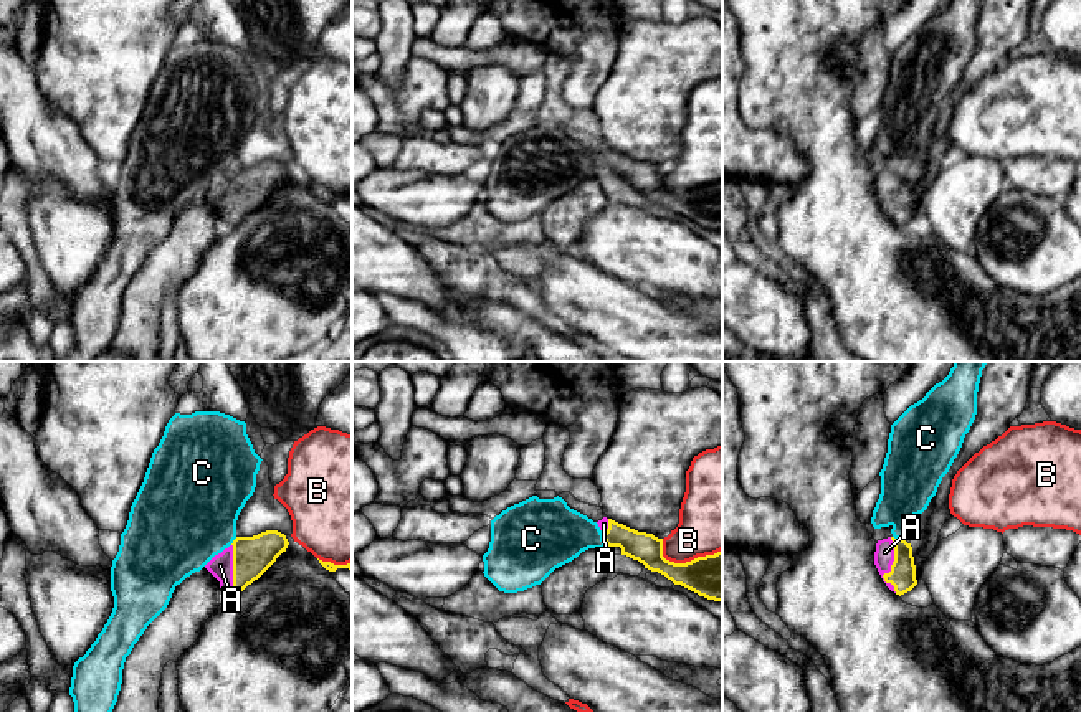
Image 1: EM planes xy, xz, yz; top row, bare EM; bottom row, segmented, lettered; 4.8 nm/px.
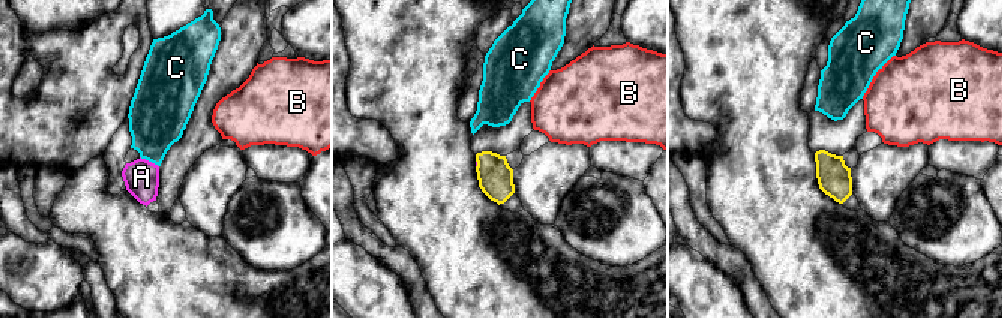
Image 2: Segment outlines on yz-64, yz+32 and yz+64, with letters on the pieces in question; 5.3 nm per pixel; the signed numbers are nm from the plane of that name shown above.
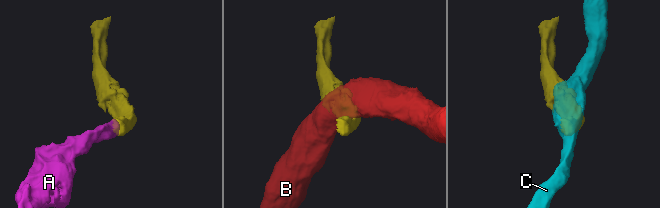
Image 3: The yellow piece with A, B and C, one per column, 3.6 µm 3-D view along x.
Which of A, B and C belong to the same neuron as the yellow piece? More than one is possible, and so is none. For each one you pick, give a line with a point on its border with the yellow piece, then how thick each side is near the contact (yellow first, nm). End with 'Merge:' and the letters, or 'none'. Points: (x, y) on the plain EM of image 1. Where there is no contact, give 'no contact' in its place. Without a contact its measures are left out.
A: yz (891, 197) | 130/100 nm
Merge: A

